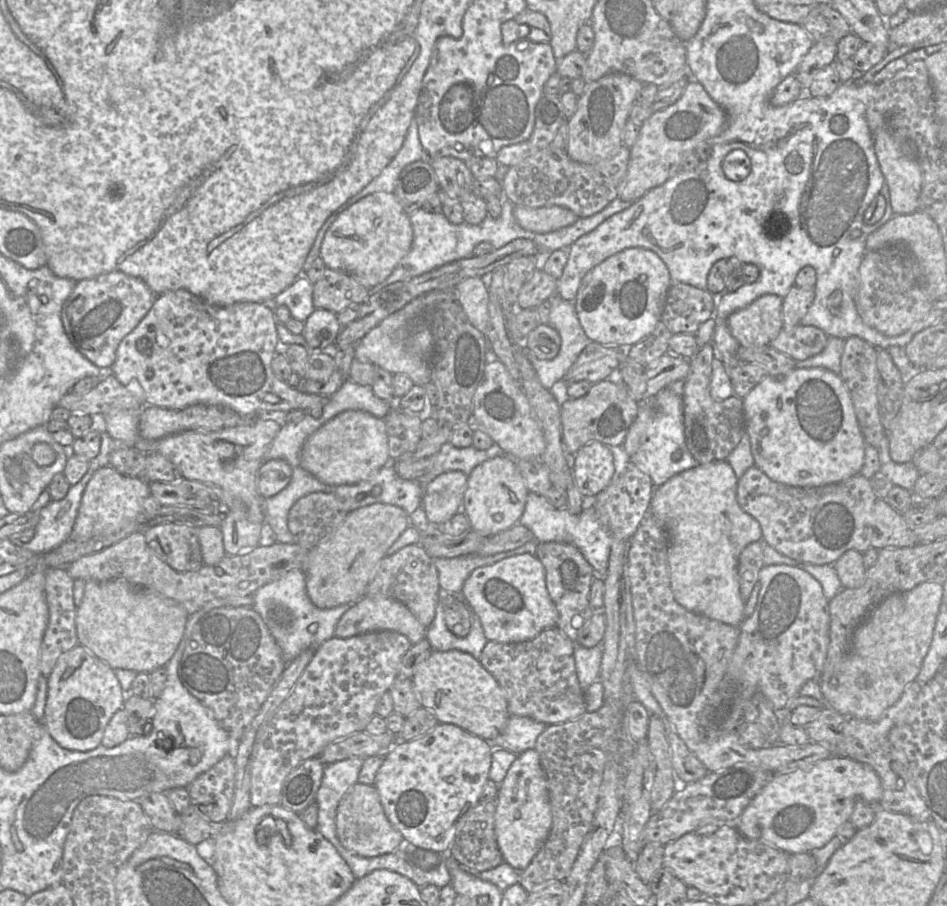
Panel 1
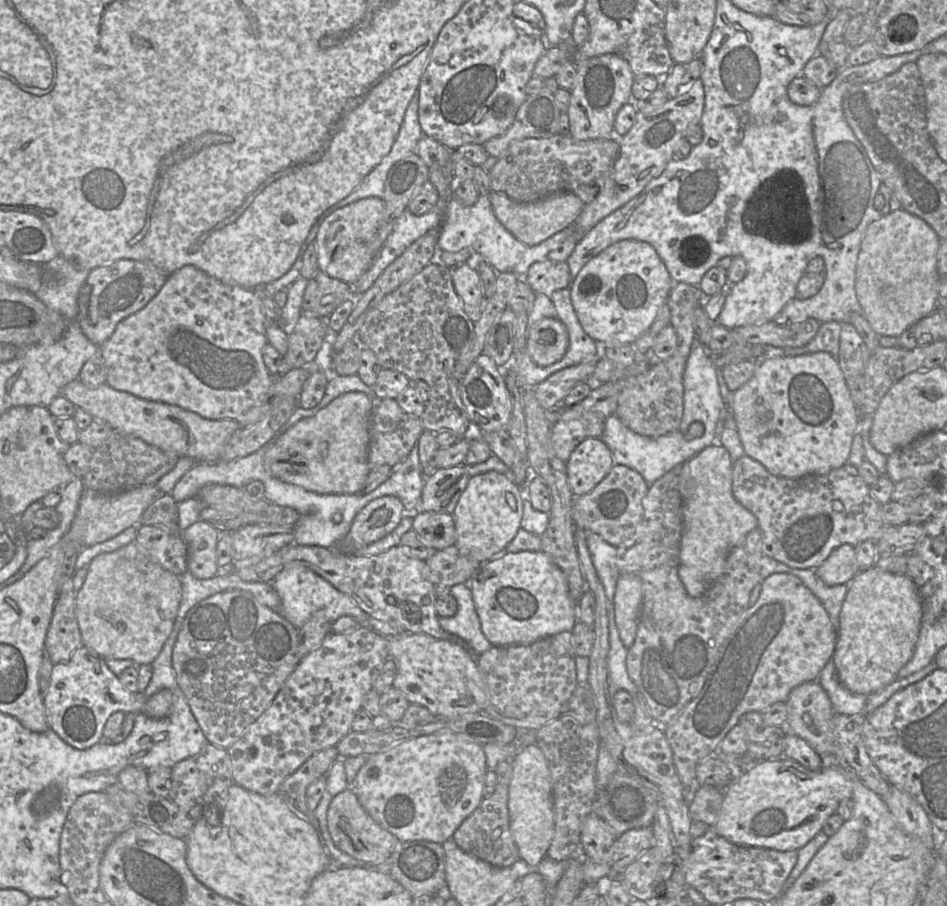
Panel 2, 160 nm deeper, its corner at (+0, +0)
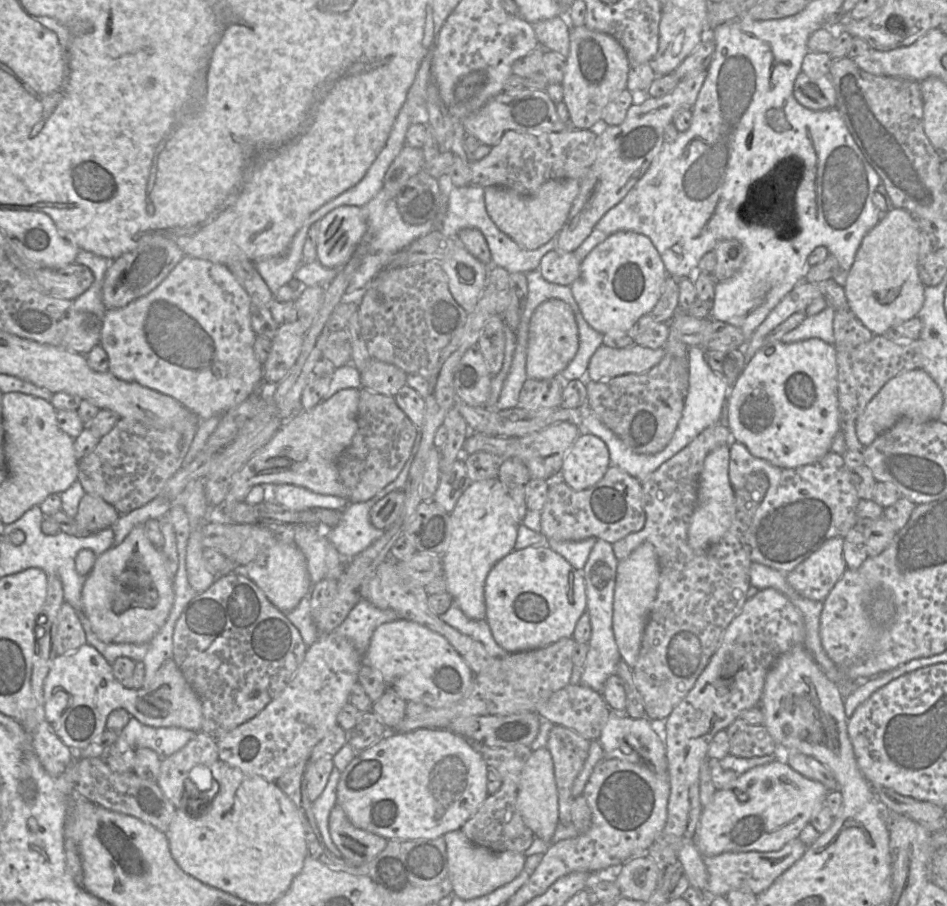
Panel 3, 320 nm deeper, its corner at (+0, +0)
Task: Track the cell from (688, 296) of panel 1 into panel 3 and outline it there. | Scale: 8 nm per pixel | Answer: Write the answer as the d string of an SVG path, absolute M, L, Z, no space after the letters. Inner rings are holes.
M670 328L662 360L641 374L625 374L598 382L587 381L586 408L629 449L652 455L662 451L682 417L688 389L688 346Z

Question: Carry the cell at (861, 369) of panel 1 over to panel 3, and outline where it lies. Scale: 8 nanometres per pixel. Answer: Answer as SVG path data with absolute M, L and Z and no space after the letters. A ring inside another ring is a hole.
M836 310L833 319L835 348L853 348L870 341L874 334L850 310Z

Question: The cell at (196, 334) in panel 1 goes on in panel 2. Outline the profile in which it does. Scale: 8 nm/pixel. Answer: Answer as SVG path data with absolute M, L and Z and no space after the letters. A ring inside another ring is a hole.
M185 265L173 273L169 273L165 284L158 294L140 311L122 320L113 334L99 348L99 354L107 368L107 384L115 390L129 392L139 398L176 405L185 410L195 412L210 420L238 419L251 407L261 403L263 396L273 384L275 376L268 371L262 356L267 341L266 316L262 302L256 290L221 281L205 270Z

